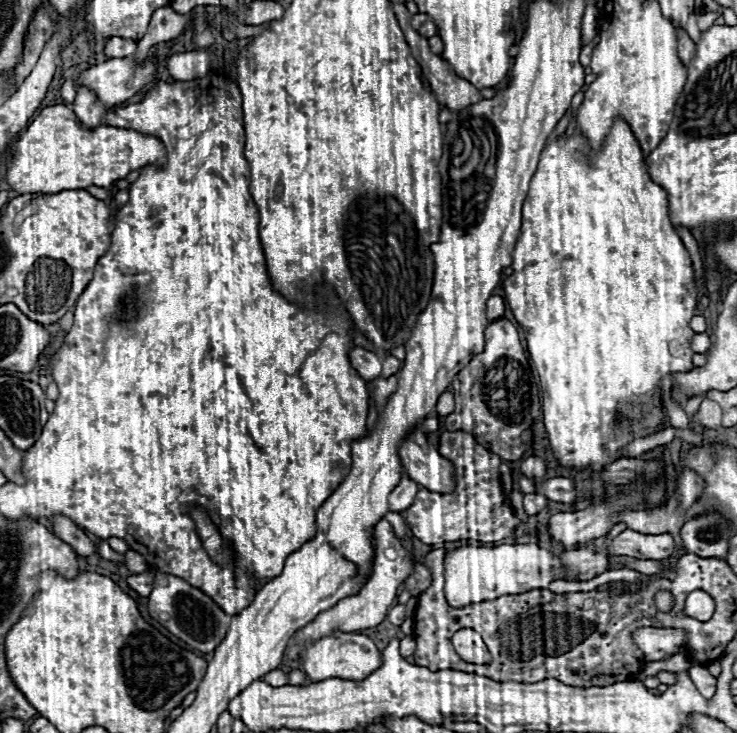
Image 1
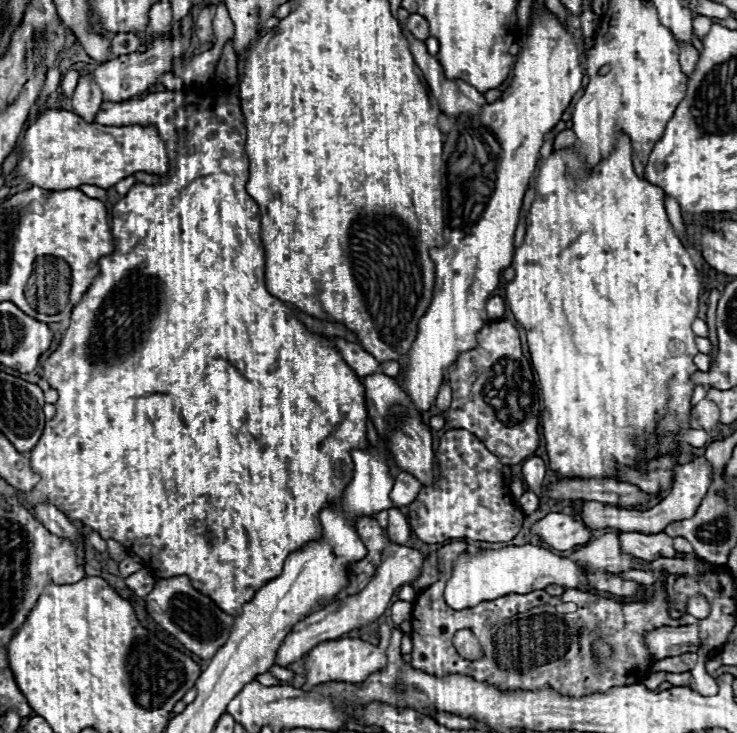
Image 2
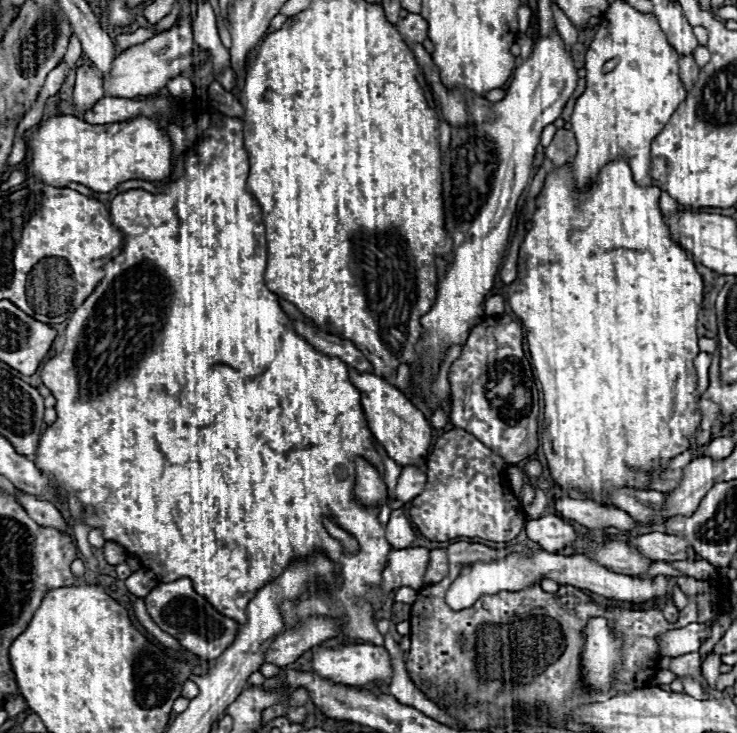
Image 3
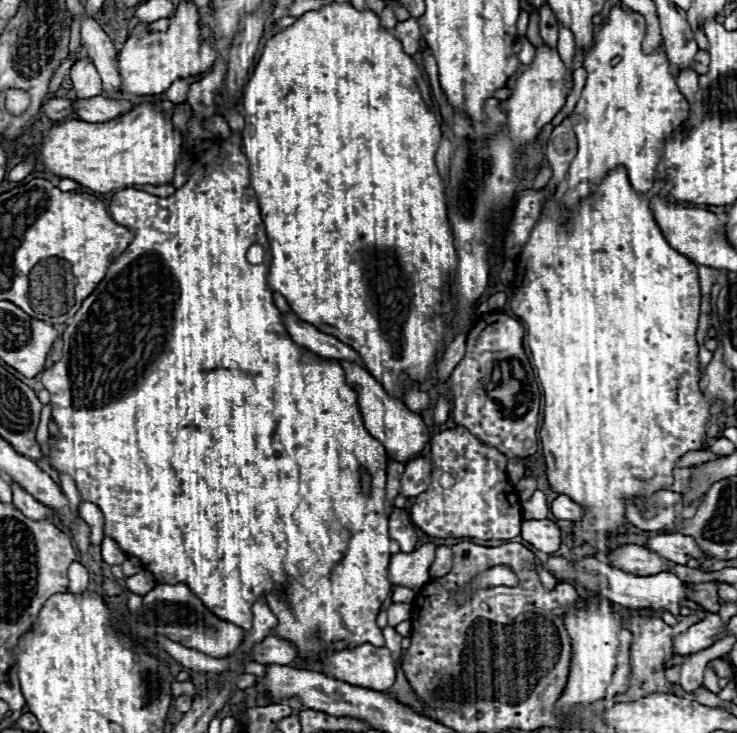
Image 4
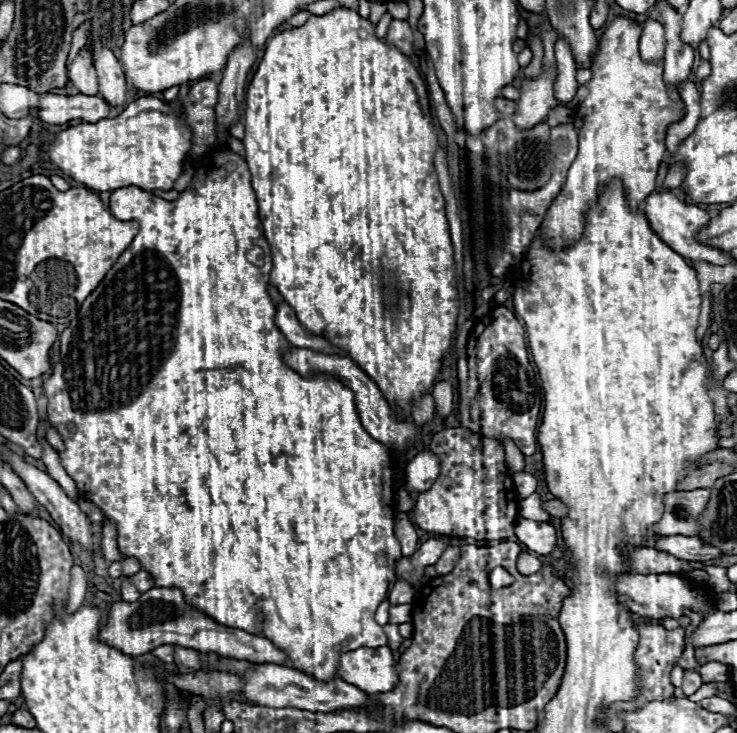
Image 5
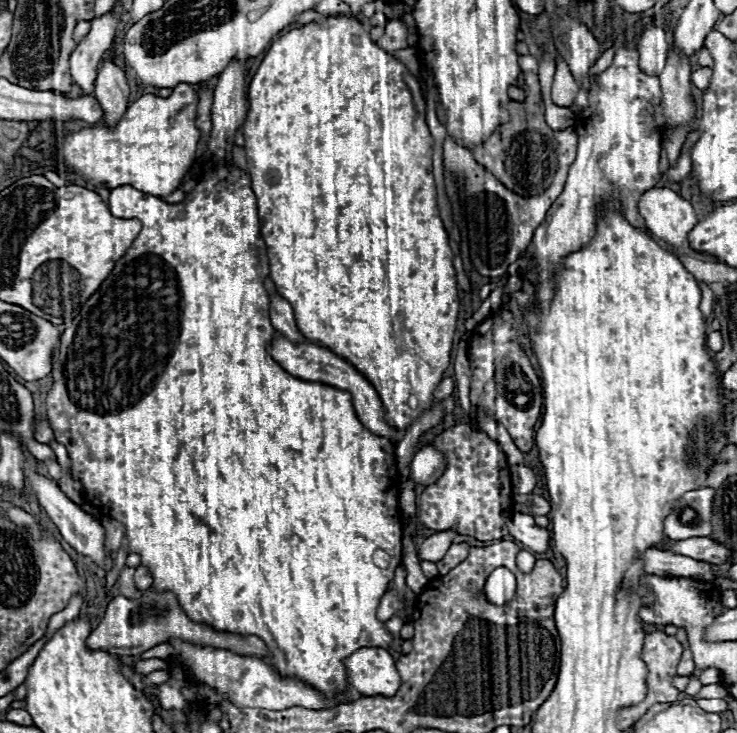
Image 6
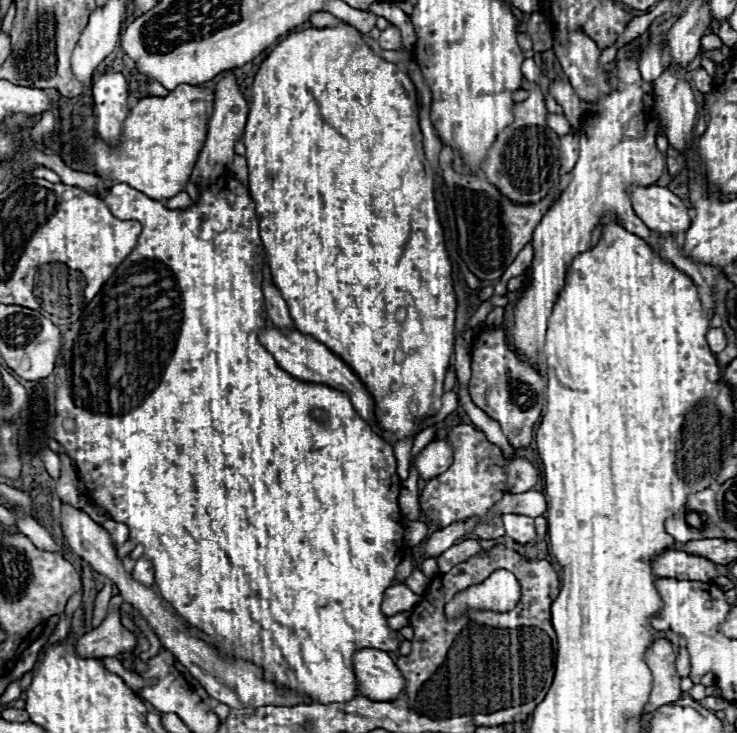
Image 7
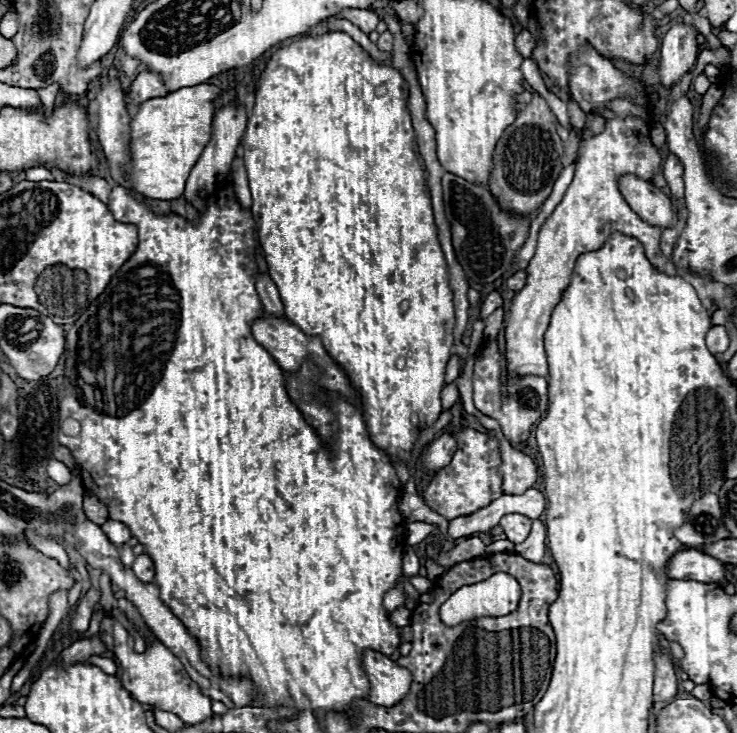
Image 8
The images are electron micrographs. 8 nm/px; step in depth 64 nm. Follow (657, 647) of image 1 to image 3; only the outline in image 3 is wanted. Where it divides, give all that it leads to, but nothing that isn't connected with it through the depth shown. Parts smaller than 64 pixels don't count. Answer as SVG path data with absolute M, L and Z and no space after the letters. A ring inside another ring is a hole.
M688 624L678 630L668 630L664 632L658 642L660 642L660 656L662 658L676 658L682 654L698 652L702 642L710 638L710 628L702 624Z

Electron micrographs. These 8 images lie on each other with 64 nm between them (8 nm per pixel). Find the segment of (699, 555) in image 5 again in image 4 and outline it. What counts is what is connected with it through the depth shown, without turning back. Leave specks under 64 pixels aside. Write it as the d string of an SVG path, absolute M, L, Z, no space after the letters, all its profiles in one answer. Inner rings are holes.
M654 534L644 542L644 548L656 552L658 556L672 560L676 564L686 564L690 558L704 558L706 554L690 540L690 536L682 534Z

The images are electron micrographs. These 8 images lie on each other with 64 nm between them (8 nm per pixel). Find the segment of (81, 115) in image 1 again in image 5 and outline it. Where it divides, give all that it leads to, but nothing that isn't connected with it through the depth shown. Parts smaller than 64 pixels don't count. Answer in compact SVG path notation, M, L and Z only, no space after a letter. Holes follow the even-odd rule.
M80 50L76 60L72 62L72 66L68 68L68 74L70 74L74 88L80 94L86 94L86 96L98 94L98 76L94 70L94 60L92 60L90 50Z

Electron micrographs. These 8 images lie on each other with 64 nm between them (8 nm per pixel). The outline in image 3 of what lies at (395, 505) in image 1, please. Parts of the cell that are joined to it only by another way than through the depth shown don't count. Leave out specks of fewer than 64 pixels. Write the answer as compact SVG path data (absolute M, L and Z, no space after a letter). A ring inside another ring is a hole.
M402 468L402 474L400 474L398 484L394 488L394 498L406 504L422 492L424 484L426 484L424 470L420 470L420 468Z

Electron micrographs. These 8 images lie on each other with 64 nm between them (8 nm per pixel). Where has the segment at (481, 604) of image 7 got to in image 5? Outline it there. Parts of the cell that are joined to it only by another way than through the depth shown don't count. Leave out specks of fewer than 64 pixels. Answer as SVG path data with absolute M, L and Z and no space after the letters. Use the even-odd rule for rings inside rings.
M494 568L494 570L488 574L488 582L493 590L497 590L514 584L514 576L508 574L504 568Z

